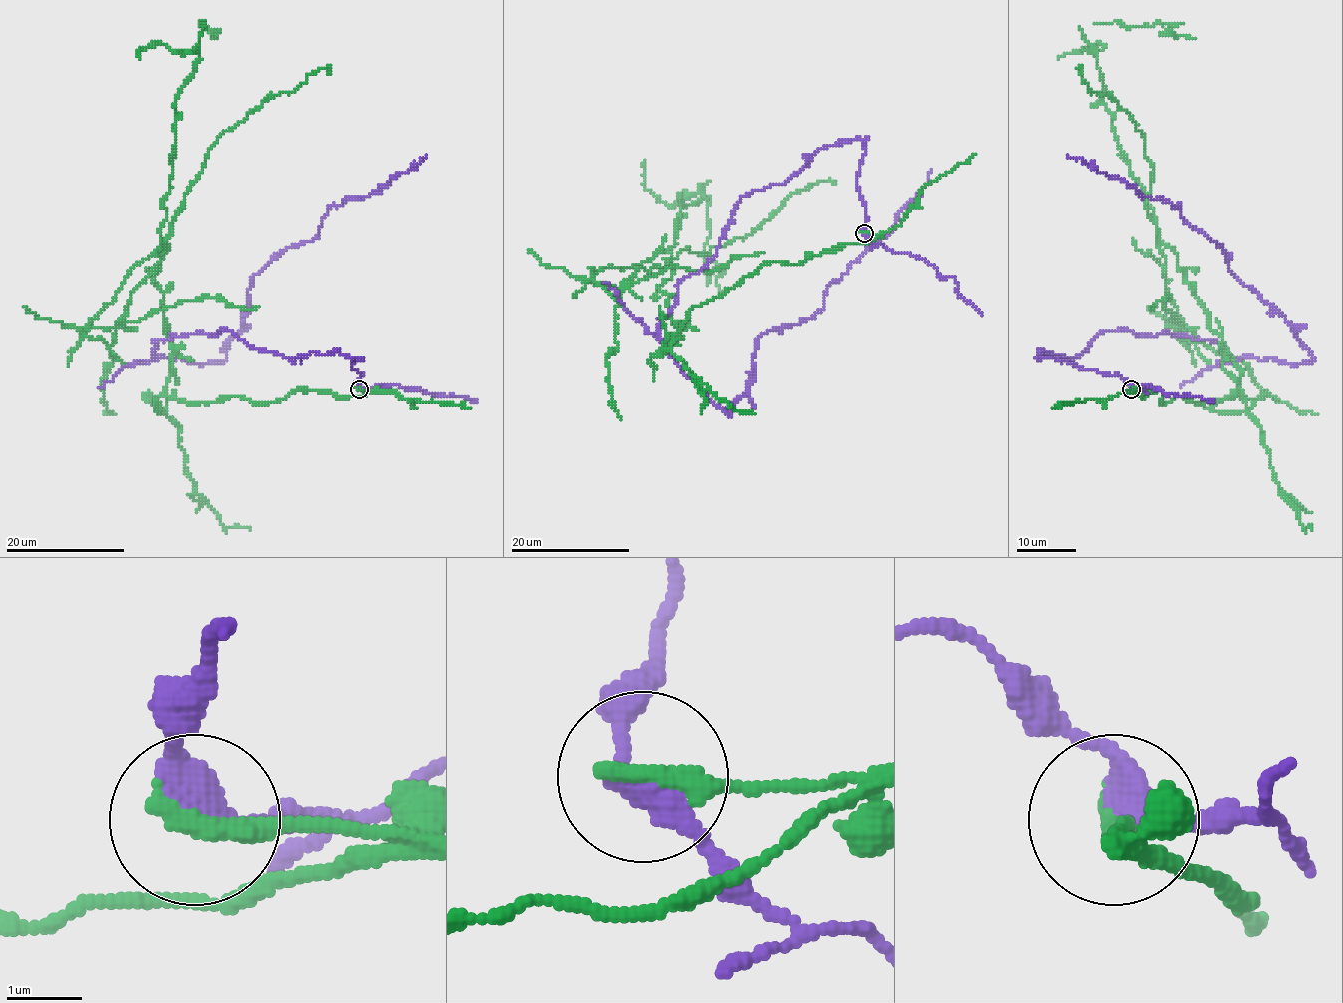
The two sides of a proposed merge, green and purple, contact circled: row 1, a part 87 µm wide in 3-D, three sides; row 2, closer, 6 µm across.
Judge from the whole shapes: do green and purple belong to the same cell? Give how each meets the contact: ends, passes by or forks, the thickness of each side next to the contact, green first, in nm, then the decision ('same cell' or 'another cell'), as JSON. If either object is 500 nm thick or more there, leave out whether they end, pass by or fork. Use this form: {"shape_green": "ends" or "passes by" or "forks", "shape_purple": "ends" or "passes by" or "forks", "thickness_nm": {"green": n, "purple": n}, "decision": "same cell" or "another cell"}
{"shape_green": "ends", "shape_purple": "passes by", "thickness_nm": {"green": 360, "purple": 360}, "decision": "another cell"}

